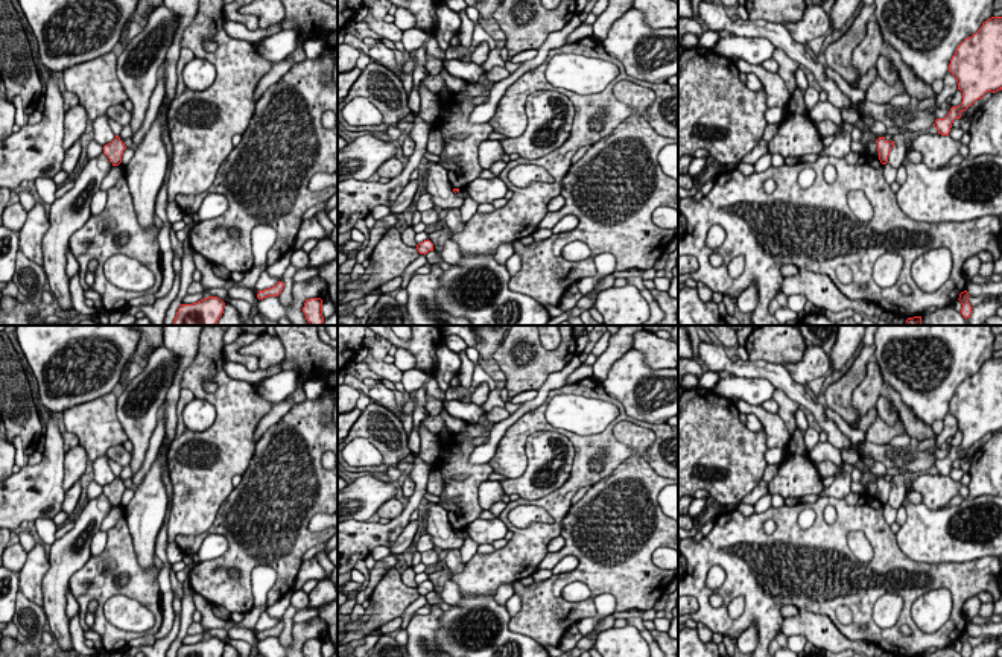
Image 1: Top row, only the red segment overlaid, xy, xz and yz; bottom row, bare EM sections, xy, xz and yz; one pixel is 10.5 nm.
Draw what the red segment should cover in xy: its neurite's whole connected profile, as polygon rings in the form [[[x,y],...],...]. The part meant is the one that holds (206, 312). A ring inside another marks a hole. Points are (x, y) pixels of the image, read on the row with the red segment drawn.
[[[208,297],[193,304],[181,304],[172,325],[216,325],[224,313],[225,303]]]

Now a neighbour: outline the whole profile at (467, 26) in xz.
[[[465,9],[459,12],[459,17],[461,17],[461,27],[459,27],[461,46],[468,49],[473,43],[474,21],[471,21],[467,17]]]

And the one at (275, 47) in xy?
[[[280,30],[274,35],[266,35],[257,43],[257,52],[277,64],[296,47],[296,35],[296,30]]]

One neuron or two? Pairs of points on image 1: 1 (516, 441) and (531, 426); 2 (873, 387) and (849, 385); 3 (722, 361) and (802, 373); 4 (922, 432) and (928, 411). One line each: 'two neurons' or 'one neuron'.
1: one neuron
2: two neurons
3: two neurons
4: two neurons

